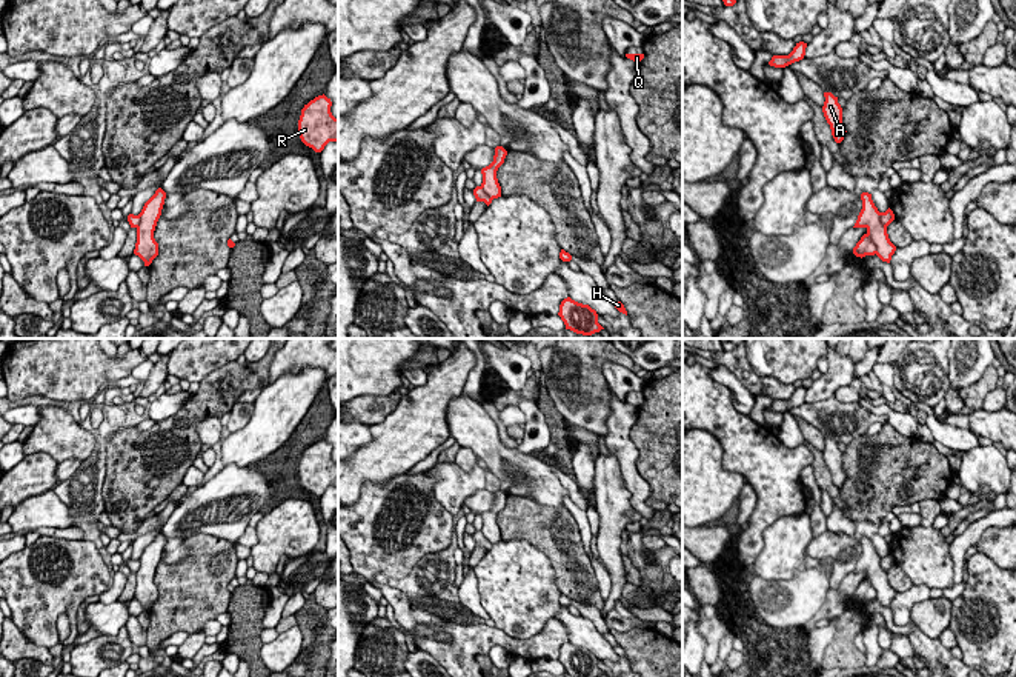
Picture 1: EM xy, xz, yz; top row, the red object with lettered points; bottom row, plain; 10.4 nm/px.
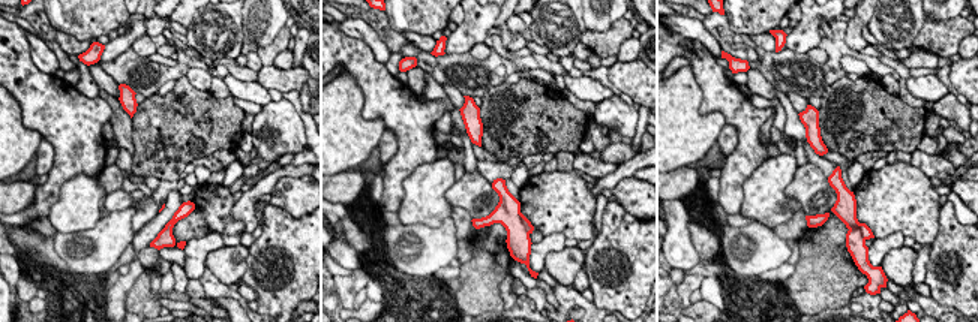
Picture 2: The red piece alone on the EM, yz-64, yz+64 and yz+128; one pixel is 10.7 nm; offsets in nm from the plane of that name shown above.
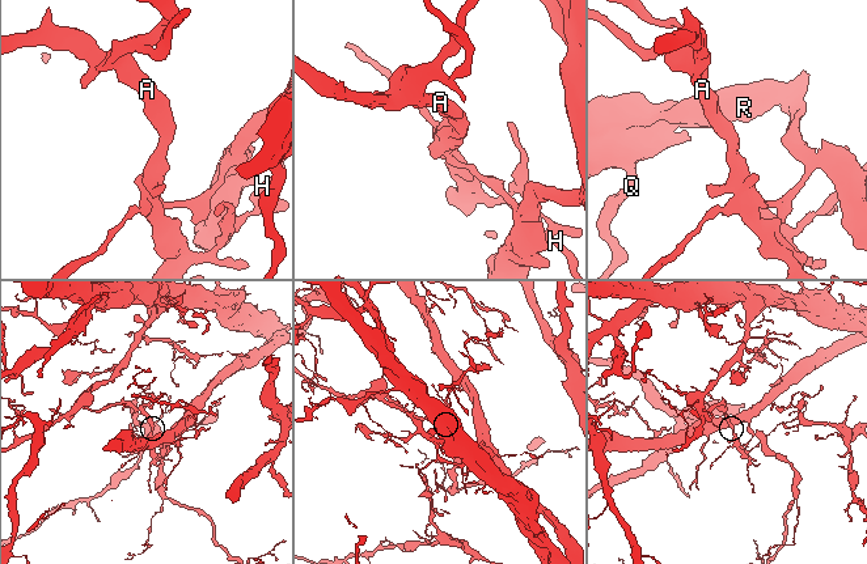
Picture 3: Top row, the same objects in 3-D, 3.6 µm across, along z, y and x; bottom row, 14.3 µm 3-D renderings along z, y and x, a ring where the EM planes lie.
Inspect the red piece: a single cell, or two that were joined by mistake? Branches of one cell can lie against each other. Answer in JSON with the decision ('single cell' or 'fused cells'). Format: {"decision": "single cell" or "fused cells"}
{"decision": "fused cells"}

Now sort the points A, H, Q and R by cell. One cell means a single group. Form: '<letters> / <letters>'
A H / Q R

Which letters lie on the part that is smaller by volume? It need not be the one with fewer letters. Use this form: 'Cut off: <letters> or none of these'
Cut off: Q, R

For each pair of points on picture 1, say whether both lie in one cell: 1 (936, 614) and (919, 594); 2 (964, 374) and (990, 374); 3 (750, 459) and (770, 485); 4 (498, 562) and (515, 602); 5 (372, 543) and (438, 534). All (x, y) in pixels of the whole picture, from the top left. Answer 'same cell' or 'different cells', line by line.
1: different cells
2: different cells
3: same cell
4: same cell
5: same cell

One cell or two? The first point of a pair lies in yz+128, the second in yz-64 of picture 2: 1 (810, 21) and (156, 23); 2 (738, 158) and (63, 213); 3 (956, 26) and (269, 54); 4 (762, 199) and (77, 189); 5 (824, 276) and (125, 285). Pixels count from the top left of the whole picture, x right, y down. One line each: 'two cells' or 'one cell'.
1: two cells
2: two cells
3: one cell
4: one cell
5: two cells

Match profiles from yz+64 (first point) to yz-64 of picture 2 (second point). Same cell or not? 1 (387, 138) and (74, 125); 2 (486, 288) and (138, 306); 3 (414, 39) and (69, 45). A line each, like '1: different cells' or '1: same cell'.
1: different cells
2: same cell
3: same cell

